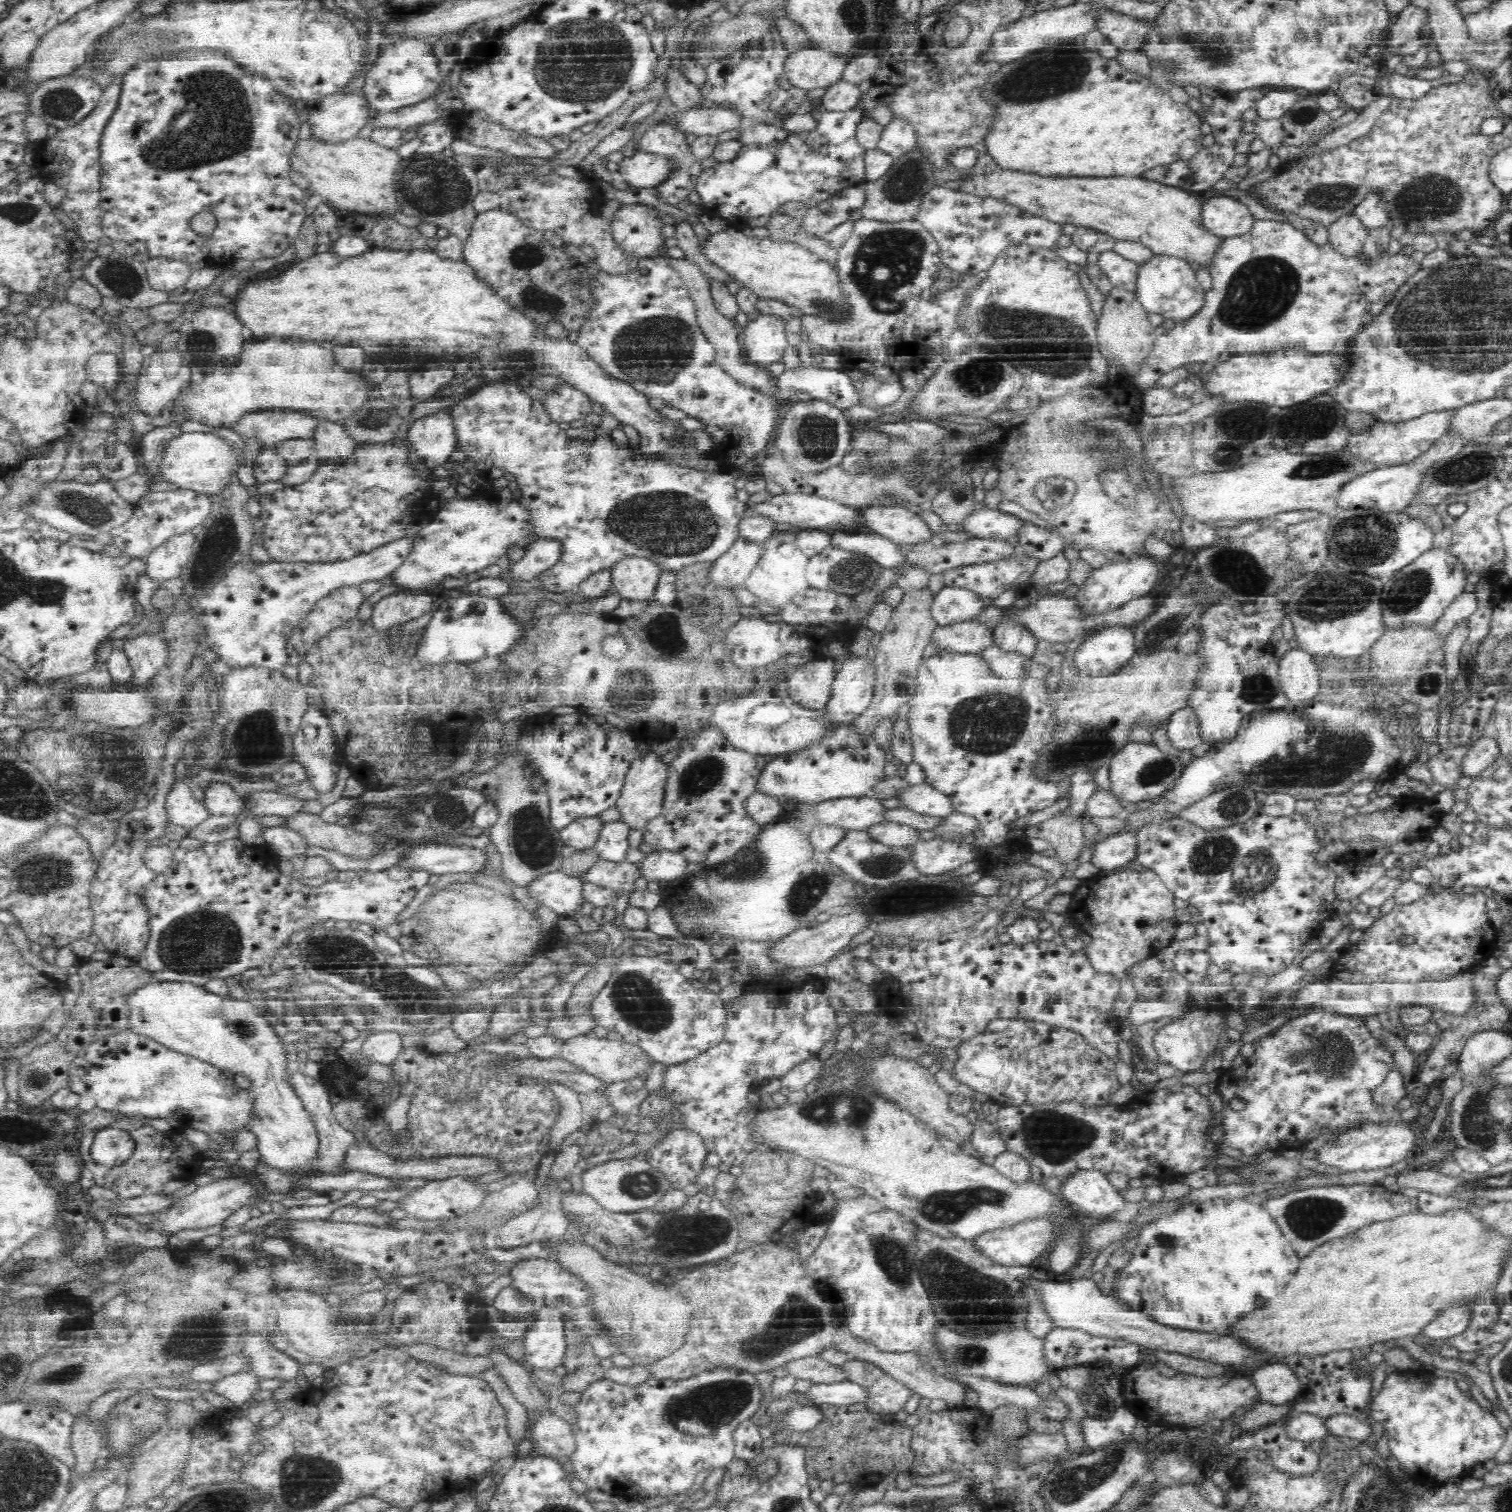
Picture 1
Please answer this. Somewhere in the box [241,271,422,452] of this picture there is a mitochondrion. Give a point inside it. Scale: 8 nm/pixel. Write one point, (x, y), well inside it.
(377, 421)

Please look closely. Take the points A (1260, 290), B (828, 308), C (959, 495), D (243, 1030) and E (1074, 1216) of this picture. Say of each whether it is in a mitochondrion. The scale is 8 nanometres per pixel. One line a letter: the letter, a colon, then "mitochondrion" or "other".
A: mitochondrion
B: mitochondrion
C: mitochondrion
D: mitochondrion
E: other

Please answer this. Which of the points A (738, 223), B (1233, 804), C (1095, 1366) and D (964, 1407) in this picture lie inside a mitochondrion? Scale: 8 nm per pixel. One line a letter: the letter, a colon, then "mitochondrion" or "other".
A: other
B: mitochondrion
C: other
D: other

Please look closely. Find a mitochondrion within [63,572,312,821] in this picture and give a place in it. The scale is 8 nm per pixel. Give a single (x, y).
(113, 779)

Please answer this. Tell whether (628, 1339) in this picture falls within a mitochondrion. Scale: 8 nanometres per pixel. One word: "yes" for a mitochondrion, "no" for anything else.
yes

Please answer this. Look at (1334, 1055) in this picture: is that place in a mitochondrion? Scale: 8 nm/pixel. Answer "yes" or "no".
yes

